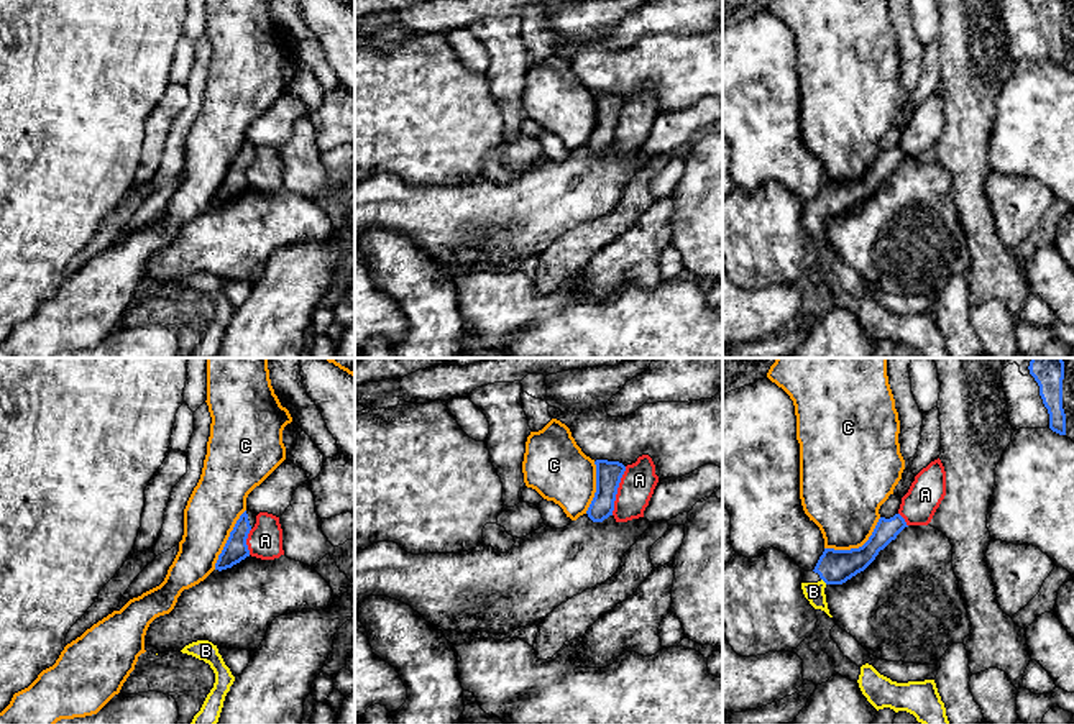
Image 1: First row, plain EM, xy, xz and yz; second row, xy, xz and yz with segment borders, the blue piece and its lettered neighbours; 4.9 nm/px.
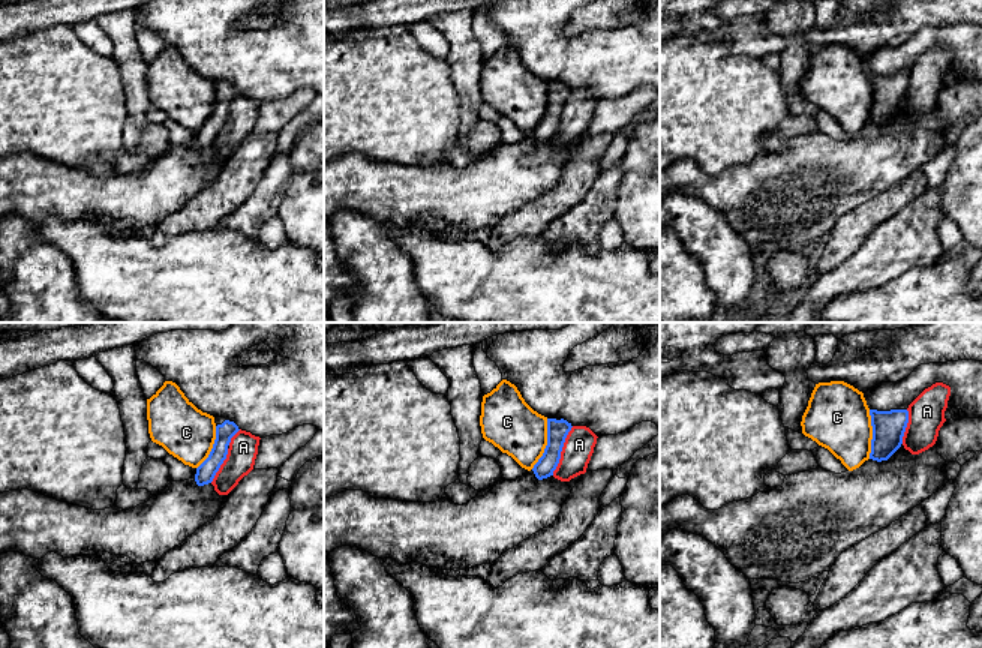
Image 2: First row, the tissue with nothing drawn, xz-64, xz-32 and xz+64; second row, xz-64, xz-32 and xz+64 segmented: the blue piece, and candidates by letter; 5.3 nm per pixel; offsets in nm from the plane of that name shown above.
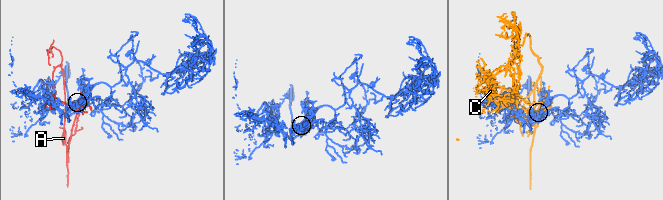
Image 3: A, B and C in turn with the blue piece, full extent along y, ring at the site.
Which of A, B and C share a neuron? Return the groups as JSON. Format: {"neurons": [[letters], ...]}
{"neurons": [["A"], ["B"], ["C"]]}

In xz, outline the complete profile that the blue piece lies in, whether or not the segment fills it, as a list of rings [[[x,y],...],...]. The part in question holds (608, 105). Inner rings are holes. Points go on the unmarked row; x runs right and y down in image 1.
[[[596,92],[596,125],[586,143],[593,154],[603,154],[614,143],[614,133],[626,99],[619,94]]]

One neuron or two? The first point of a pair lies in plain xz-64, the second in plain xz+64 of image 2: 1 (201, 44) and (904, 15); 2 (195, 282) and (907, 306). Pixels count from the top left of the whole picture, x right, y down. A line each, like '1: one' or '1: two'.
1: two
2: one

